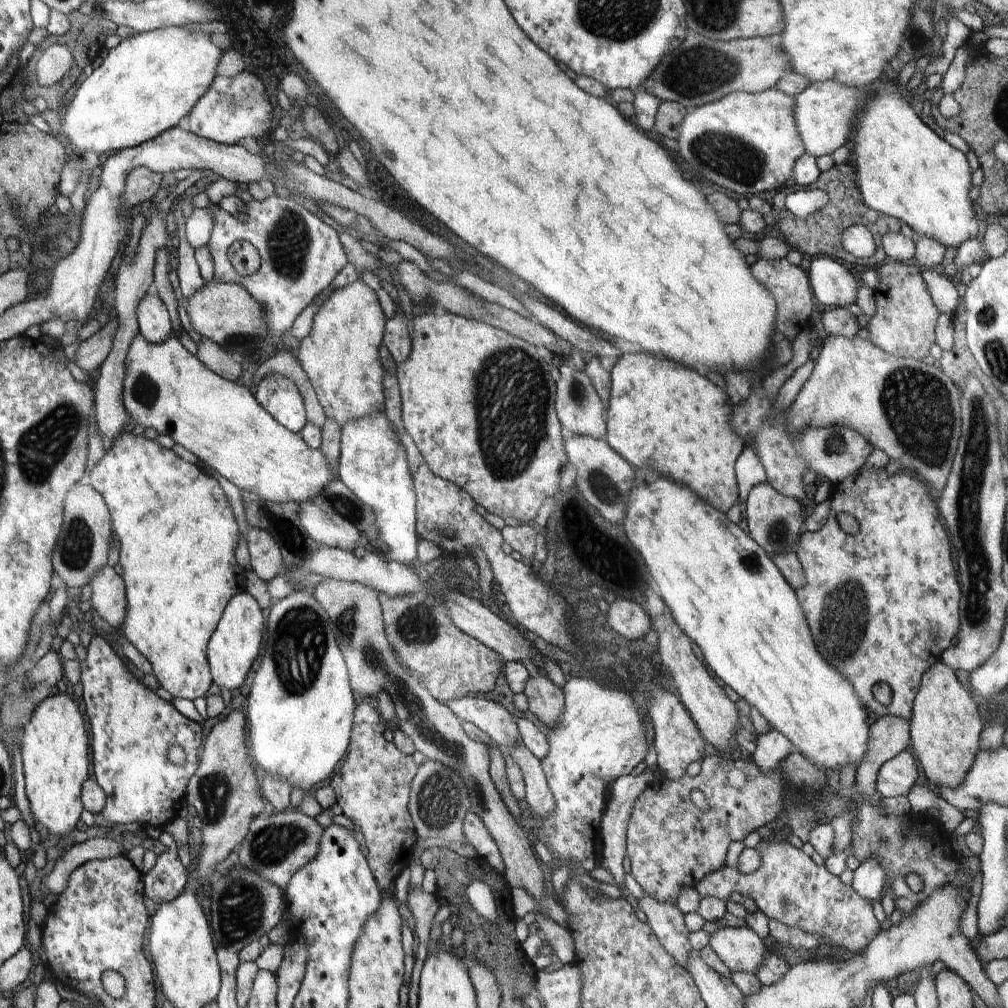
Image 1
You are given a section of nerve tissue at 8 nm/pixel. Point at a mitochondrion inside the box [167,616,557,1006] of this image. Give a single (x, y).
(241, 911)

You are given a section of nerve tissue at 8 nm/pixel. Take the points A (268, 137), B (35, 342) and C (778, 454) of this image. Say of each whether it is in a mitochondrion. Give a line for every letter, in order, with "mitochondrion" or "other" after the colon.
A: other
B: other
C: other

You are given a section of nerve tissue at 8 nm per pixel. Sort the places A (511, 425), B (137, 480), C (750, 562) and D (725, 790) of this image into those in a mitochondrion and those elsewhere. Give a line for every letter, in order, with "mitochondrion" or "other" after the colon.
A: mitochondrion
B: other
C: mitochondrion
D: other

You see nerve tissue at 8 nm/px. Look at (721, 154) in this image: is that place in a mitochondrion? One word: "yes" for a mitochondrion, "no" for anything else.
yes

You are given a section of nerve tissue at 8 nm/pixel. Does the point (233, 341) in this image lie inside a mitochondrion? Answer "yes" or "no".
yes

